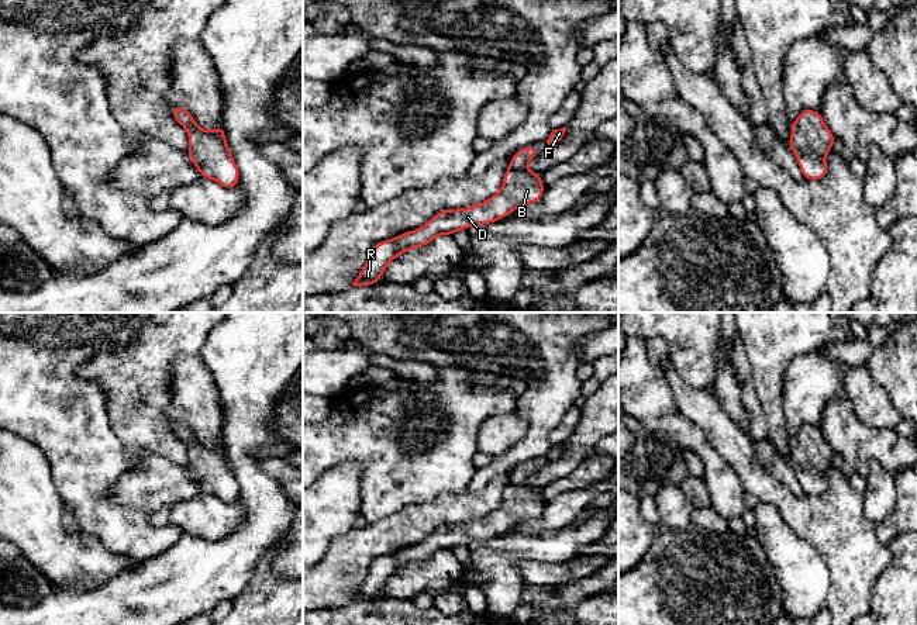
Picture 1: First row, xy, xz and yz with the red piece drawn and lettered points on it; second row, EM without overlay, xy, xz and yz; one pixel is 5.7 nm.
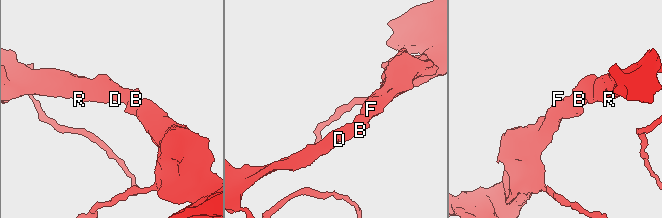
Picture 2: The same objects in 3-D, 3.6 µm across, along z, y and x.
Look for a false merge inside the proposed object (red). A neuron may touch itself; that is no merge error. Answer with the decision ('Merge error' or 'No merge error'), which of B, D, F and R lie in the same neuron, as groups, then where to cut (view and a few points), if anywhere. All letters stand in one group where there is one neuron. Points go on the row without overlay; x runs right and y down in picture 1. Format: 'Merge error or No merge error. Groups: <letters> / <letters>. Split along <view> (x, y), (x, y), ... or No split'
No merge error. Groups: B D F R. No split

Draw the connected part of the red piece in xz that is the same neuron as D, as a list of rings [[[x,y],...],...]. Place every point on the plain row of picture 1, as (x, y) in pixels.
[[[524,462],[511,474],[504,488],[503,503],[485,518],[468,524],[445,524],[416,546],[407,546],[389,556],[378,557],[361,590],[352,601],[379,598],[387,580],[401,567],[428,560],[438,550],[452,550],[475,539],[492,539],[511,526],[542,514],[545,501],[541,488],[527,484],[527,479],[539,467],[538,462]]]

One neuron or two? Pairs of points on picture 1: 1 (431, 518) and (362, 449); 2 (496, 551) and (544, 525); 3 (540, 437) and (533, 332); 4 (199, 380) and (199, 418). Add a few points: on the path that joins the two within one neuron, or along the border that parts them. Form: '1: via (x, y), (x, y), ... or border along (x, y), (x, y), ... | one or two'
1: border along (447, 491), (427, 503), (407, 504), (386, 517) | two
2: border along (559, 528), (540, 534), (509, 531) | two
3: via (543, 411), (543, 406), (550, 394), (547, 358) | one
4: via (199, 390), (199, 408) | one

